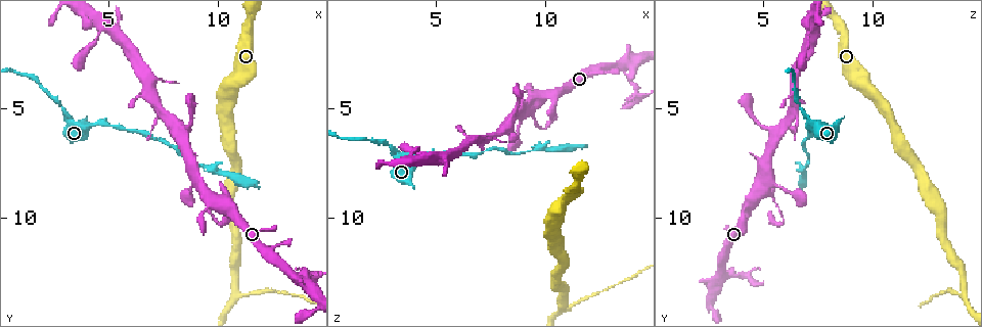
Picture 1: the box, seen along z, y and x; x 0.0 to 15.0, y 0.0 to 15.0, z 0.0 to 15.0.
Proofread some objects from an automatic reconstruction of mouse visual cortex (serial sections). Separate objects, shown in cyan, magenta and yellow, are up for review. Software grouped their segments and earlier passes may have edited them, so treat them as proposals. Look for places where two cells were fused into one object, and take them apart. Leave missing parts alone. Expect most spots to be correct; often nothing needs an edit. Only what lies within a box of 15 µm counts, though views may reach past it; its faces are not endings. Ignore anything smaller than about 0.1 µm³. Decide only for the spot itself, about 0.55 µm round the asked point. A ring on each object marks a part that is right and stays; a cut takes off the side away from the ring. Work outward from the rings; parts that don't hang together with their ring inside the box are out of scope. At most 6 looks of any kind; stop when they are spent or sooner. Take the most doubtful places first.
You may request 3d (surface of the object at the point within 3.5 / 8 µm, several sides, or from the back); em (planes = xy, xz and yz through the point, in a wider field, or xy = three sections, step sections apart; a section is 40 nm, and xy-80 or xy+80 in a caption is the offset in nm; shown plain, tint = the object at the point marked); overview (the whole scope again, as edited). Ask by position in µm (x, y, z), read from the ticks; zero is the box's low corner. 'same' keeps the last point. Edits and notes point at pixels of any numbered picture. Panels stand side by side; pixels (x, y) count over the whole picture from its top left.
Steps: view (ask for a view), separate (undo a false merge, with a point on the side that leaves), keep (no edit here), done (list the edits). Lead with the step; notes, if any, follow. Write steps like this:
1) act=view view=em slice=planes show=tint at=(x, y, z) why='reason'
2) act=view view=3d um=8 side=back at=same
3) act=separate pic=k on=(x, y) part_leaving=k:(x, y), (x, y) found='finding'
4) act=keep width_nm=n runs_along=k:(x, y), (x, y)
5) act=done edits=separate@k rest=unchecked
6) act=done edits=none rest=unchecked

act=view view=3d um=3.5 at=(14.3, 12.6, 4.4) why='abrupt turn'

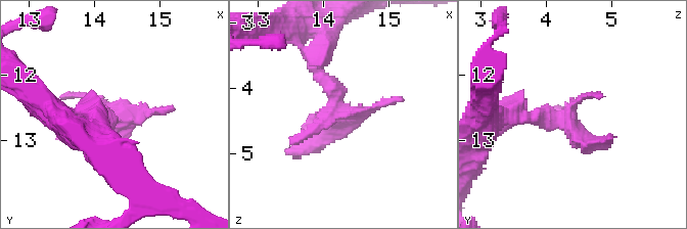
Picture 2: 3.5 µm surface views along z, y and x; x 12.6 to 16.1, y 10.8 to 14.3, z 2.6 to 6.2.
act=view view=em slice=planes show=tint at=(14.35, 12.65, 4.40) why='now the EM'

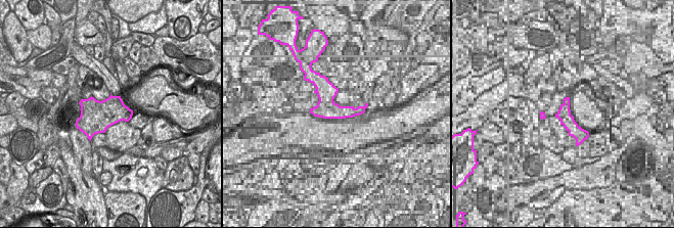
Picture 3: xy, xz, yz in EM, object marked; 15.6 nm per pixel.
act=keep runs_along=2:(317, 57), (345, 112), (385, 102) found='all the same cell'

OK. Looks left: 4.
act=view view=3d um=3.5 at=(3.2, 5.4, 7.0) why='thin neck'

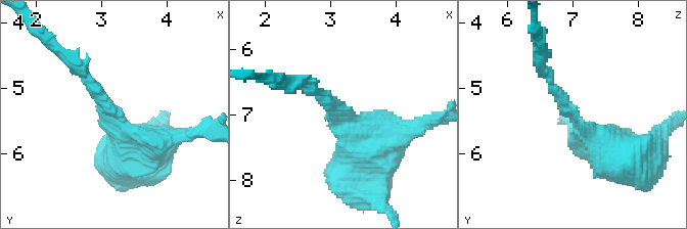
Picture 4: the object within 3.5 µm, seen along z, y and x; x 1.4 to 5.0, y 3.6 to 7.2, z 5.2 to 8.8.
act=view view=em slice=xy step=1 show=tint at=(3.10, 5.50, 7.10) why='shape alone is not enough'

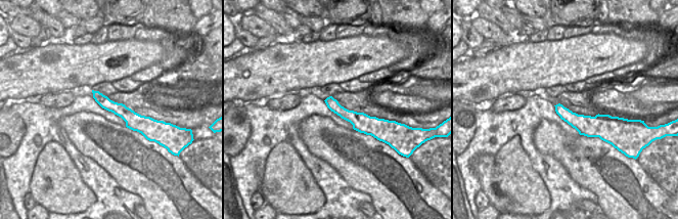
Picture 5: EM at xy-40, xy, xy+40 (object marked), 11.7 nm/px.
act=keep arm_widths_nm=150,600 runs_along=5:(95, 93), (135, 122), (149, 126) found='continuous, no second cell'

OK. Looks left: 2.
act=view view=3d um=3.5 at=(5.9, 6.1, 7.1) why='thin neck'

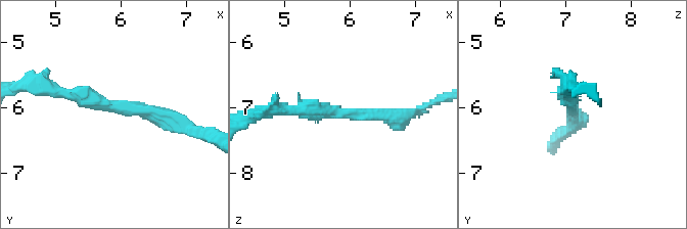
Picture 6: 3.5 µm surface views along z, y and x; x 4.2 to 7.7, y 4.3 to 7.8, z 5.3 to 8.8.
act=view view=em slice=xy step=5 show=tint at=(5.95, 5.95, 7.10) arm_widths_nm=200,200 why='need the tissue'

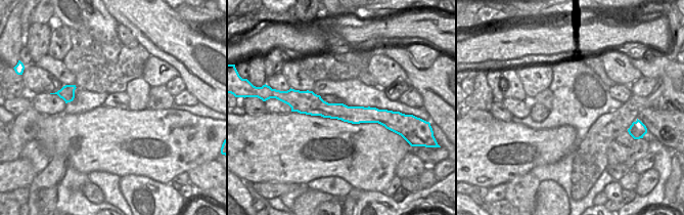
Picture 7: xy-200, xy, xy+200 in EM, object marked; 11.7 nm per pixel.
act=keep found='continuous, no second cell'

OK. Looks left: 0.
act=done edits=none rest=unchecked

